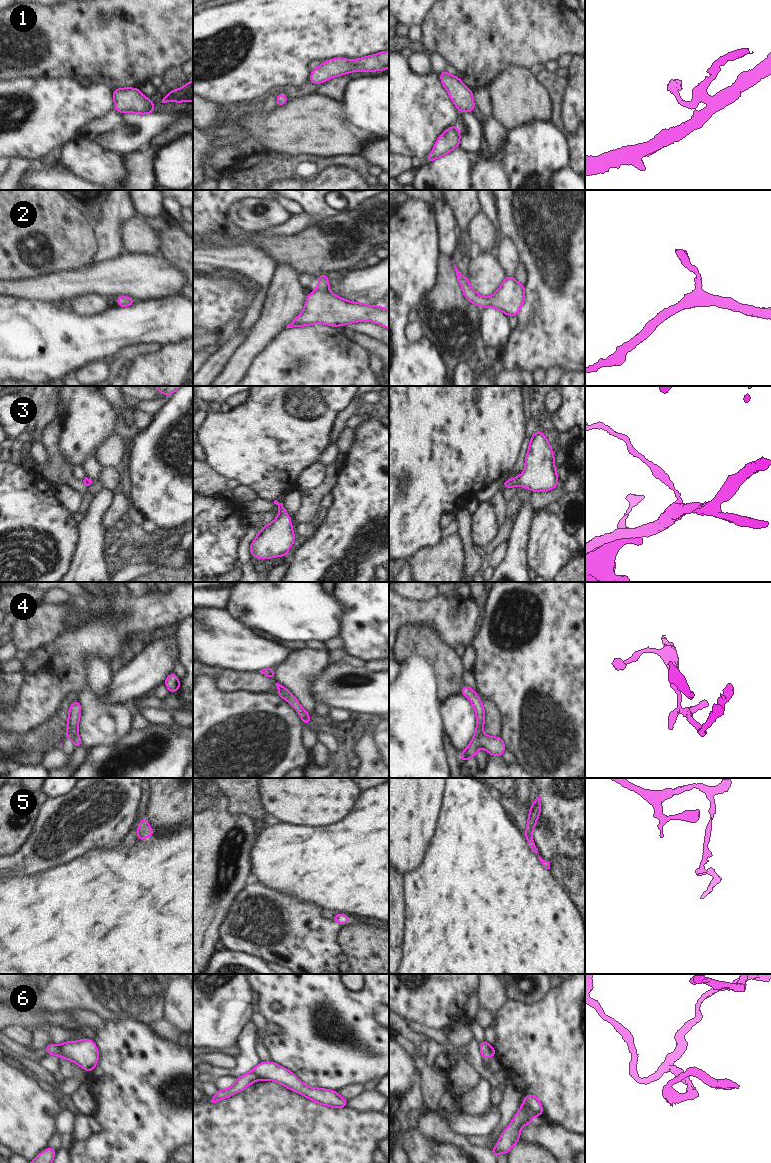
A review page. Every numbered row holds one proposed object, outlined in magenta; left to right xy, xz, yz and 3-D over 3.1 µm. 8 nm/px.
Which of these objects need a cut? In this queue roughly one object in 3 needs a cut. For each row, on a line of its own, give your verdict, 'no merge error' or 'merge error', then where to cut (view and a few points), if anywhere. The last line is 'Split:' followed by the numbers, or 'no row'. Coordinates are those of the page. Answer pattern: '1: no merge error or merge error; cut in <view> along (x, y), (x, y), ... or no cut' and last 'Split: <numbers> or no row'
1: no merge error; no cut
2: no merge error; no cut
3: no merge error; no cut
4: merge error; cut in yz along (483, 733), (475, 736)
5: no merge error; no cut
6: merge error; cut in xy along (58, 1046), (59, 1055)
Split: 4, 6

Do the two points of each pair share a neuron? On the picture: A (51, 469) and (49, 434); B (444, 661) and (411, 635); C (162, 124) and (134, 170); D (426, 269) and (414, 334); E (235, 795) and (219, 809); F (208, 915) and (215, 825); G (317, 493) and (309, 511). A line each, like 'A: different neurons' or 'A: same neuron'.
A: same neuron
B: same neuron
C: different neurons
D: different neurons
E: different neurons
F: same neuron
G: same neuron

